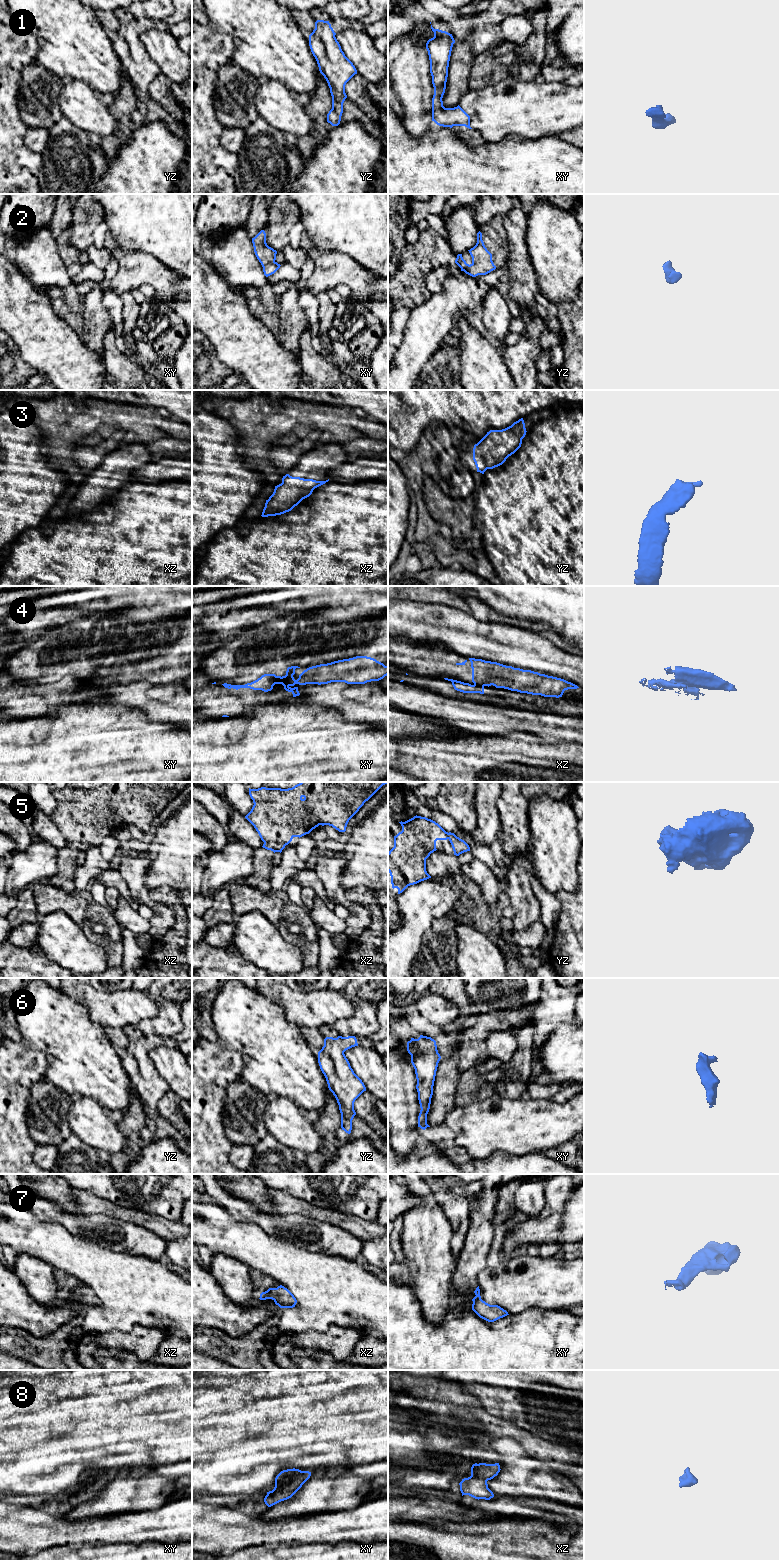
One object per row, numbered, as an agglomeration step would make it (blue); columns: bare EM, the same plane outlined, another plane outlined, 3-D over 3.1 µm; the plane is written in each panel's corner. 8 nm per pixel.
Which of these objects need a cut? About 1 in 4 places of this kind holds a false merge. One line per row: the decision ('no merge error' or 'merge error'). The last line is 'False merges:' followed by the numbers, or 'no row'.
1: no merge error
2: no merge error
3: no merge error
4: merge error
5: no merge error
6: no merge error
7: no merge error
8: no merge error
False merges: 4

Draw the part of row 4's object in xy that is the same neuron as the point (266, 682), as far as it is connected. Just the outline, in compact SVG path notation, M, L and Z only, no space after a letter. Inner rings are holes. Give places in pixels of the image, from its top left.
M298 666L288 667L287 671L286 671L286 675L282 676L282 677L276 676L275 674L264 674L257 680L255 680L251 683L247 683L245 685L231 685L231 684L227 684L227 683L224 683L222 685L228 689L233 688L233 689L238 690L240 688L250 688L253 690L262 690L264 692L268 692L273 689L273 686L275 684L281 684L285 678L293 676L295 674L296 668L300 668L300 667L298 667Z

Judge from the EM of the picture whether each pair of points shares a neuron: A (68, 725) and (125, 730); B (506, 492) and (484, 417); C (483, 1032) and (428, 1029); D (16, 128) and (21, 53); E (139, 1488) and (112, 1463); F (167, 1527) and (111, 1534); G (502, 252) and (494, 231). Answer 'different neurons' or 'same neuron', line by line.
A: same neuron
B: different neurons
C: same neuron
D: same neuron
E: different neurons
F: same neuron
G: same neuron

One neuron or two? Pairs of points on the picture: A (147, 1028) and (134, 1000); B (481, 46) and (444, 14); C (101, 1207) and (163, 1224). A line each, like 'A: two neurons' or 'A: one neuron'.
A: two neurons
B: one neuron
C: one neuron

